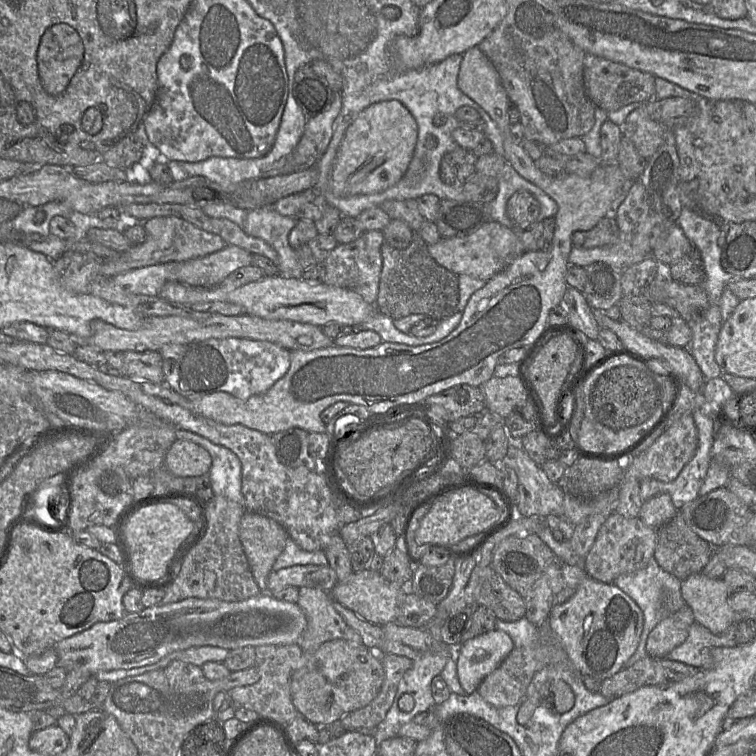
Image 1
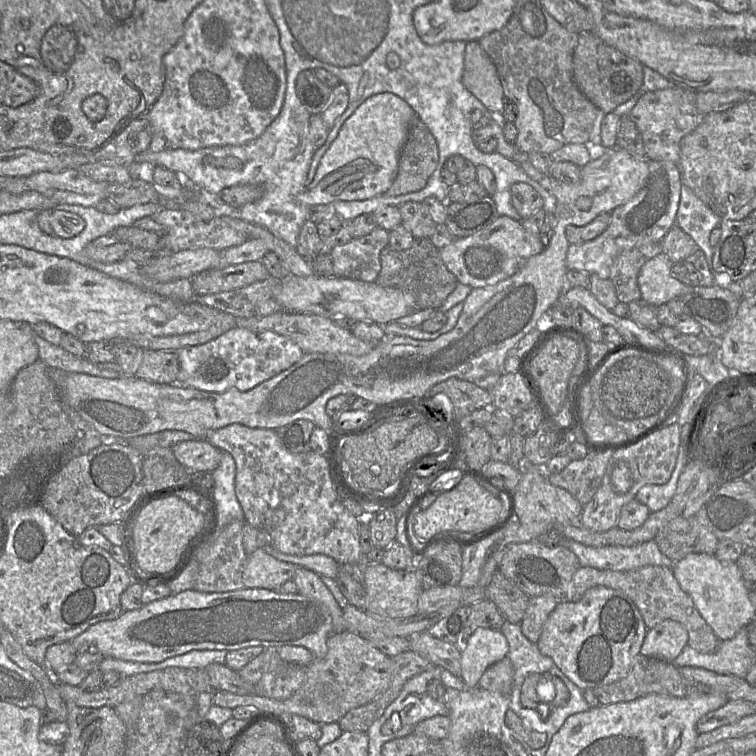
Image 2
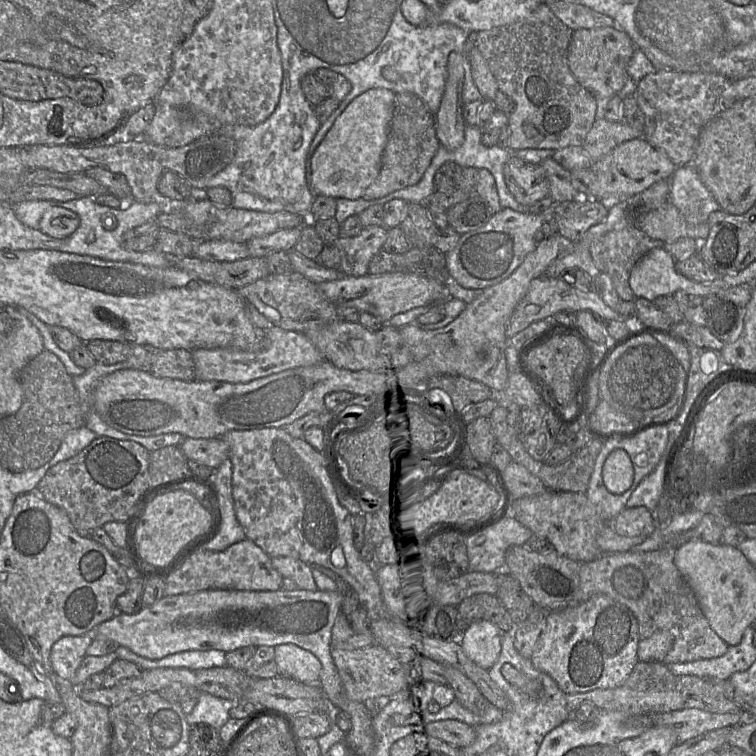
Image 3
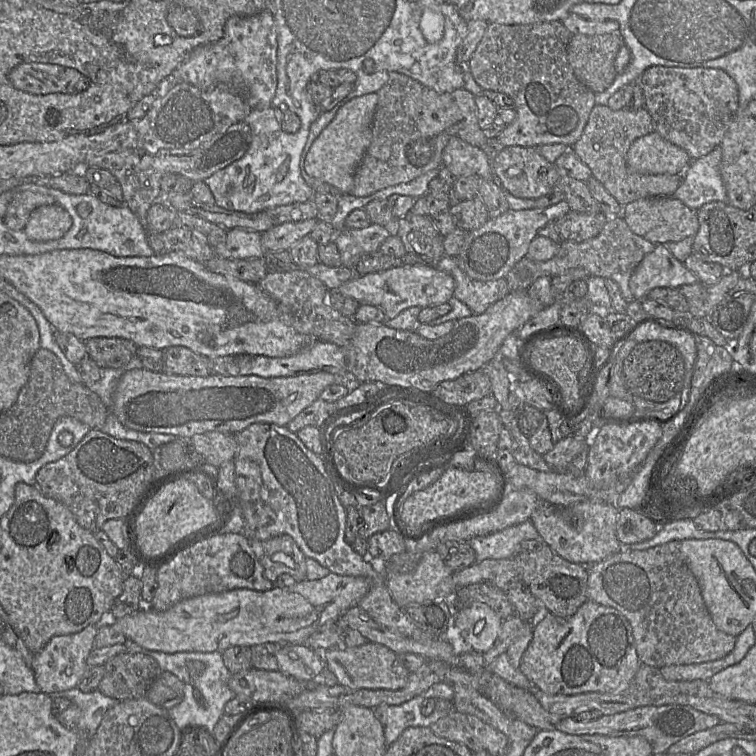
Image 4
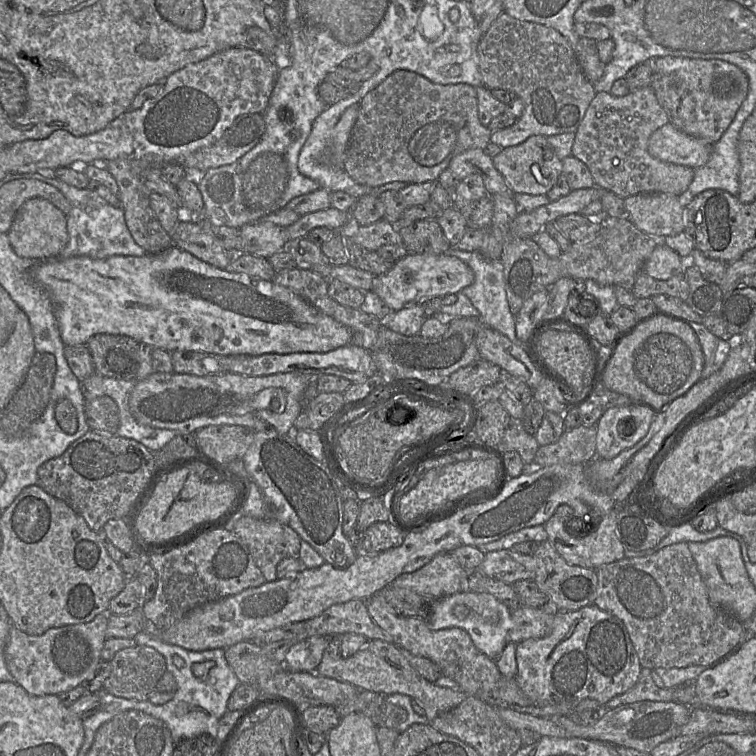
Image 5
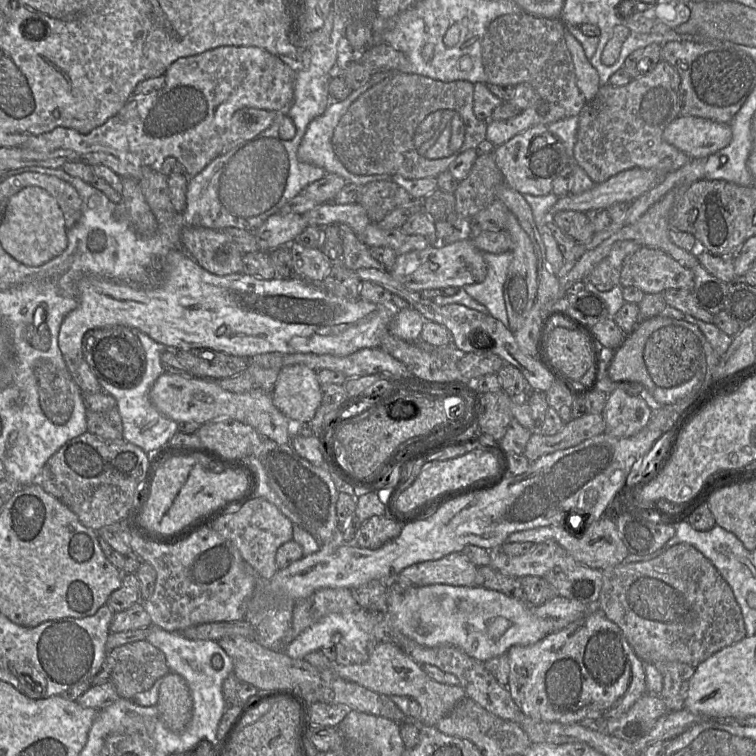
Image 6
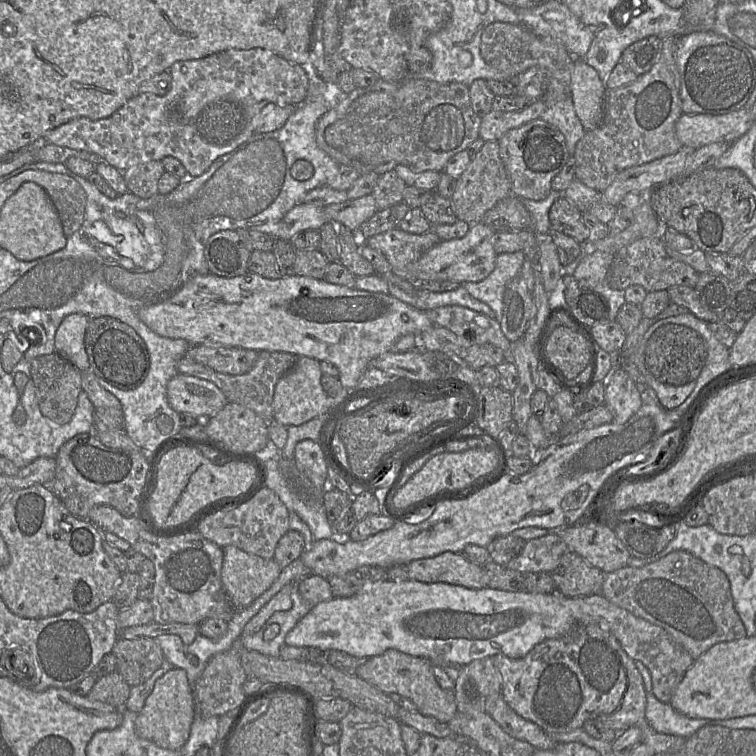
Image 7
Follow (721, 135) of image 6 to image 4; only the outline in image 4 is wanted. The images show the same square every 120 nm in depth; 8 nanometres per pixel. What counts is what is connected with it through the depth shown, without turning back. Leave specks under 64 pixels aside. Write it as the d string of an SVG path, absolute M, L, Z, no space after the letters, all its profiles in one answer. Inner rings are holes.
M655 131L636 139L626 155L628 168L641 174L683 174L691 162L684 149Z

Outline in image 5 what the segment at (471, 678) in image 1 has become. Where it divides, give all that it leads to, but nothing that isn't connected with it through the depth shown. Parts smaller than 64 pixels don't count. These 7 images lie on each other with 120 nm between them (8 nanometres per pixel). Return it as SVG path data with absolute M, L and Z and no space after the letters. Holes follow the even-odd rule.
M458 592L437 600L437 608L432 617L426 620L433 630L461 628L465 630L475 647L491 659L498 658L507 644L507 634L513 627L512 611L489 593Z

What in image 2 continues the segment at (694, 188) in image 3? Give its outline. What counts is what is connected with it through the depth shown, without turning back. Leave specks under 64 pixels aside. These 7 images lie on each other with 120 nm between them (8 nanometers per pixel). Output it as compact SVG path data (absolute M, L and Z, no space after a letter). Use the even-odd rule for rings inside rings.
M682 184L676 226L688 234L704 253L711 267L714 248L710 244L711 231L719 227L721 218L714 213L695 193Z

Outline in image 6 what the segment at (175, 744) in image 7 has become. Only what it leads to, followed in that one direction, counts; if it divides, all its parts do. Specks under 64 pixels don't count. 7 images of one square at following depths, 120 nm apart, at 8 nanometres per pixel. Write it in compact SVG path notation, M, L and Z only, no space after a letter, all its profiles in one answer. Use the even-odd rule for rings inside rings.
M175 672L162 678L157 708L165 726L173 733L183 732L192 718L192 697L186 680Z

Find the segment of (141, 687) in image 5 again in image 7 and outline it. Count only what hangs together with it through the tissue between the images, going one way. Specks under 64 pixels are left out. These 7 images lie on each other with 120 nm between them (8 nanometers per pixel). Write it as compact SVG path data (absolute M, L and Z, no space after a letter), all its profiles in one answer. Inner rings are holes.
M119 637L112 654L117 662L116 671L130 687L146 682L164 660L160 645L150 637Z

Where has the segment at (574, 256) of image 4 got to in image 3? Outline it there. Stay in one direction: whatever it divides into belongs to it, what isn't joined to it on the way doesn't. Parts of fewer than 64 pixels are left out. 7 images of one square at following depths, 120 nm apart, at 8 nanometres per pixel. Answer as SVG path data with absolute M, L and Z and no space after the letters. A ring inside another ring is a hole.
M626 226L619 230L612 230L595 240L590 246L590 253L598 270L611 277L619 298L623 301L634 301L636 297L629 285L632 269L649 251L662 248L664 244L661 240L650 238L639 227Z

